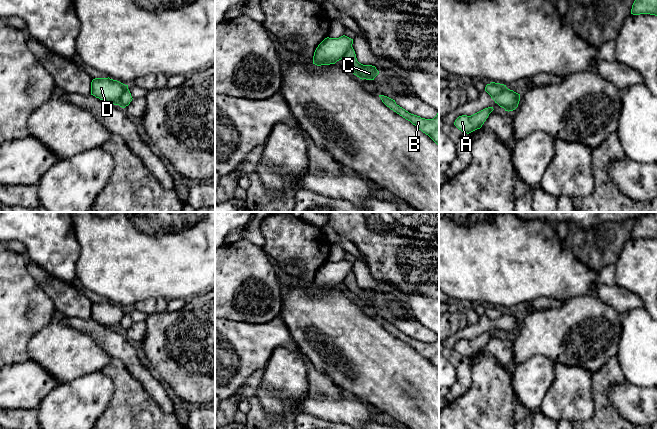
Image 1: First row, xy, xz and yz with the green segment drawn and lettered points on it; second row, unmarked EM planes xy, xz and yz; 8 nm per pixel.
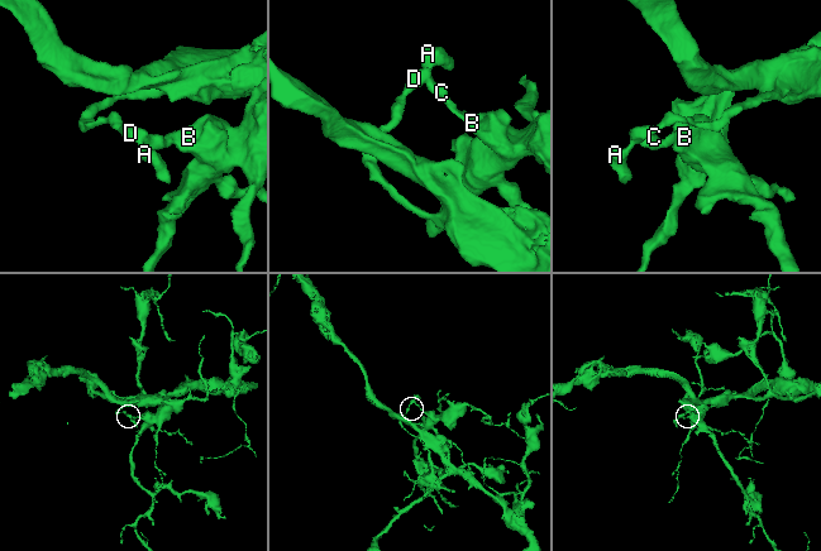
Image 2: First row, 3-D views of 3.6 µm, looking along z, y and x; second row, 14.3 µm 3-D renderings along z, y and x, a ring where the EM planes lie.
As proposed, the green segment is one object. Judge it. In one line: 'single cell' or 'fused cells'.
fused cells

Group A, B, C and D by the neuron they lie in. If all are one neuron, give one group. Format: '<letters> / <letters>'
A D / B C

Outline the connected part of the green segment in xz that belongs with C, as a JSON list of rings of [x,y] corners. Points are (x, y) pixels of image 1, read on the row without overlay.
[[[352,270],[346,276],[344,284],[350,292],[350,295],[362,304],[374,304],[374,302],[379,298],[379,295],[375,290],[363,289],[357,285],[356,278]]]

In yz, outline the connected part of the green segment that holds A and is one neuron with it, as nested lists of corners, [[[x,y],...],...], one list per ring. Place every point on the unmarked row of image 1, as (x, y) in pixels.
[[[488,331],[471,340],[459,340],[455,344],[454,349],[462,356],[469,358],[480,353],[493,334],[493,331]]]

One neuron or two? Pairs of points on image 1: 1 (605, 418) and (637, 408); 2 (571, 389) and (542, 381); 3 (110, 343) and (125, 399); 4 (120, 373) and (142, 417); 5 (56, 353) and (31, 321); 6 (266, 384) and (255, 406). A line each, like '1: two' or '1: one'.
1: two
2: two
3: two
4: one
5: two
6: two

